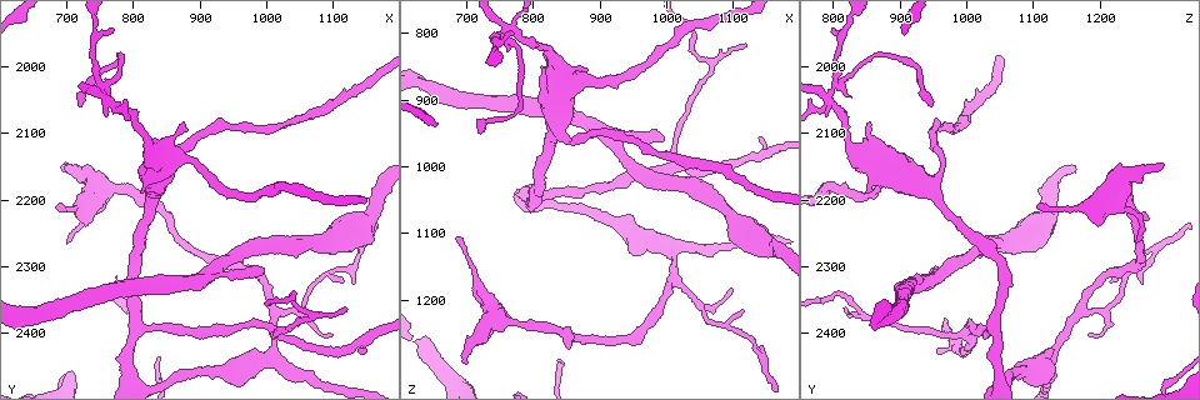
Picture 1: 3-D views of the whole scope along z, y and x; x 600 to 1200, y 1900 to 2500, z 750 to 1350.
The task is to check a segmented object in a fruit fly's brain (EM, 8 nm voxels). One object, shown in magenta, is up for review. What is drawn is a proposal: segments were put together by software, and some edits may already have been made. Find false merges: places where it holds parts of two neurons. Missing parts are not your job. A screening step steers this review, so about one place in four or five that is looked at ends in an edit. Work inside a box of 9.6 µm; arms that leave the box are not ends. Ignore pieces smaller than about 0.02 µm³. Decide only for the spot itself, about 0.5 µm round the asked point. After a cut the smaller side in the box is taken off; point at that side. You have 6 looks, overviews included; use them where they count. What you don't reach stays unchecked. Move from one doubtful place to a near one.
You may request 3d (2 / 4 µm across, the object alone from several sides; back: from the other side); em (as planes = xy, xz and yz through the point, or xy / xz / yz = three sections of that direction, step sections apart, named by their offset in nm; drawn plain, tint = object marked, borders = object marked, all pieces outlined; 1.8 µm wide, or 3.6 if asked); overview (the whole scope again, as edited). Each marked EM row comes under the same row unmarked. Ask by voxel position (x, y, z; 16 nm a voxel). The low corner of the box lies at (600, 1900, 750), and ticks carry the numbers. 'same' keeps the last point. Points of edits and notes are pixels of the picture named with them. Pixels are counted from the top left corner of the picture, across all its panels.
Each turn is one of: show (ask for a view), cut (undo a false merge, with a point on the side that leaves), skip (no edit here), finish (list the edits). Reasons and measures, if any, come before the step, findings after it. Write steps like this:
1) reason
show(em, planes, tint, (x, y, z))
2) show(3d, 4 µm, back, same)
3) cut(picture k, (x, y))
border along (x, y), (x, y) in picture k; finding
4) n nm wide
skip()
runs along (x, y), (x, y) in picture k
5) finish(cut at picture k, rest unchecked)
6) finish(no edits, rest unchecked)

show(em, planes, tint, (760, 2045, 790))

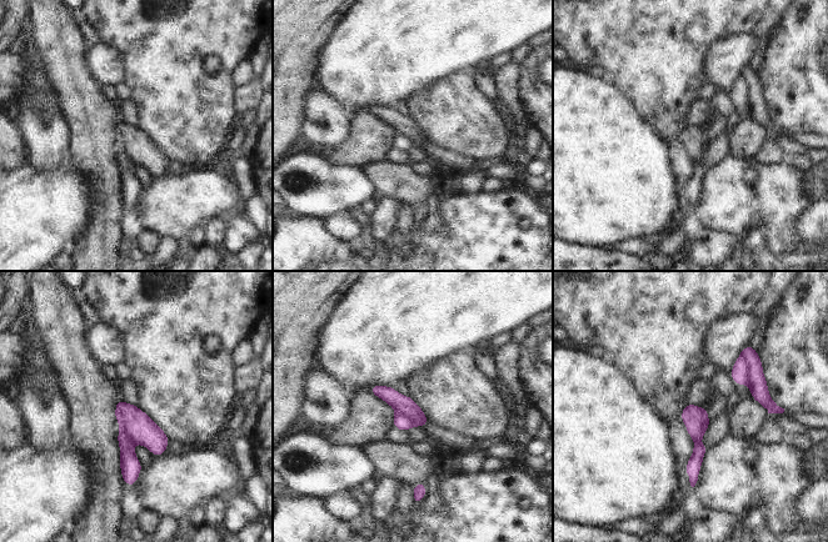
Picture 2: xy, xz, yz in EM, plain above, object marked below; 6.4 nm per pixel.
160 nm wide
cut(picture 2, (400, 422))
border along (395, 412), (405, 416), (414, 425) in picture 2; two neurons meet here

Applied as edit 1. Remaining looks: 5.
show(overview)

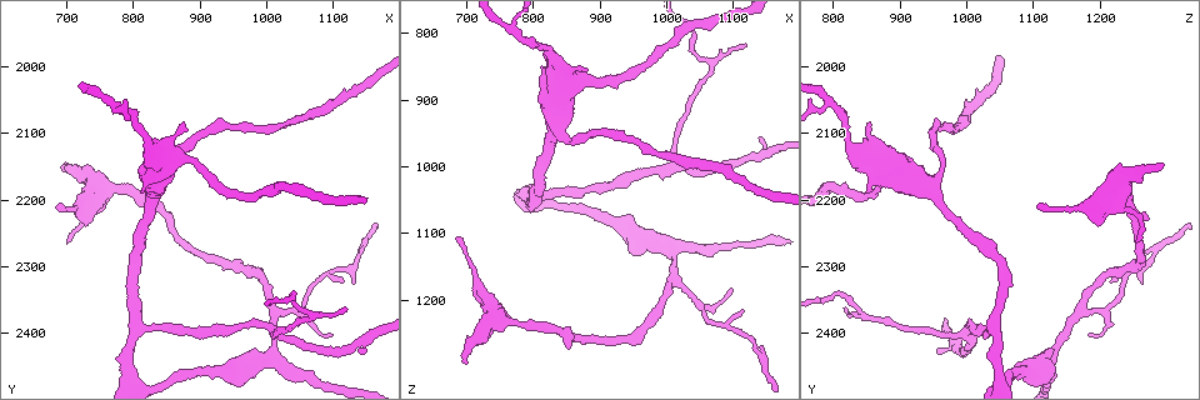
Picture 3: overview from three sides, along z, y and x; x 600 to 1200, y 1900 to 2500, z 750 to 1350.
sudden change in width
show(3d, 4 µm, (850, 2120, 865))

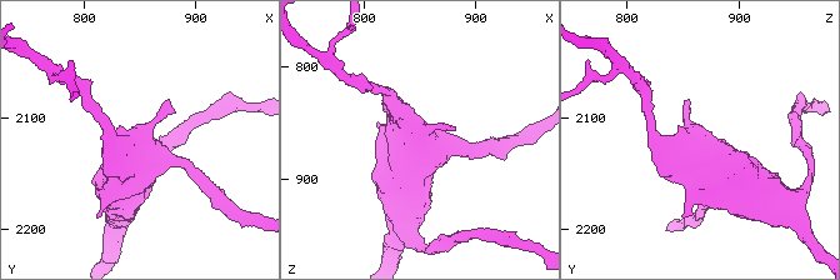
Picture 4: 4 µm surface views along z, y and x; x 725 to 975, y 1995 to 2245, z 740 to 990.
show(em, 3.6 µm, xy, step 8, tint, (850, 2124, 864))

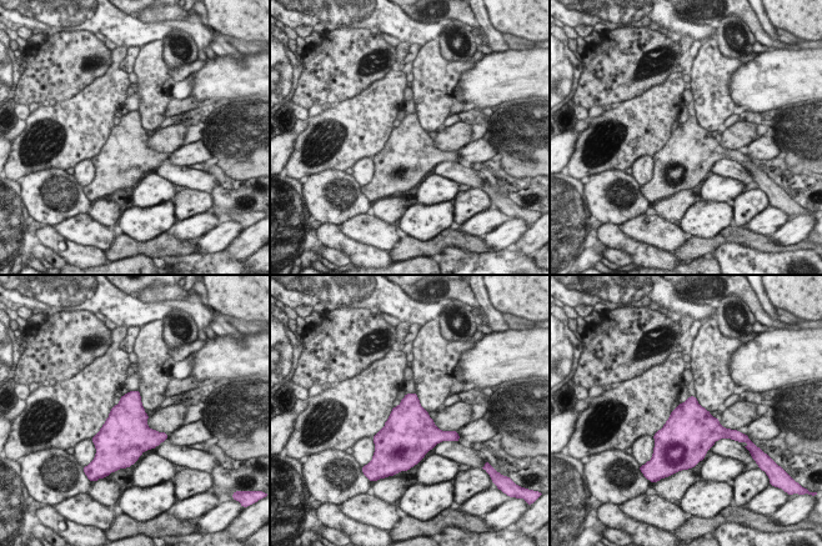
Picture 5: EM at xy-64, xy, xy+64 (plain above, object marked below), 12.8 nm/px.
show(em, 3.6 µm, planes, tint, same)

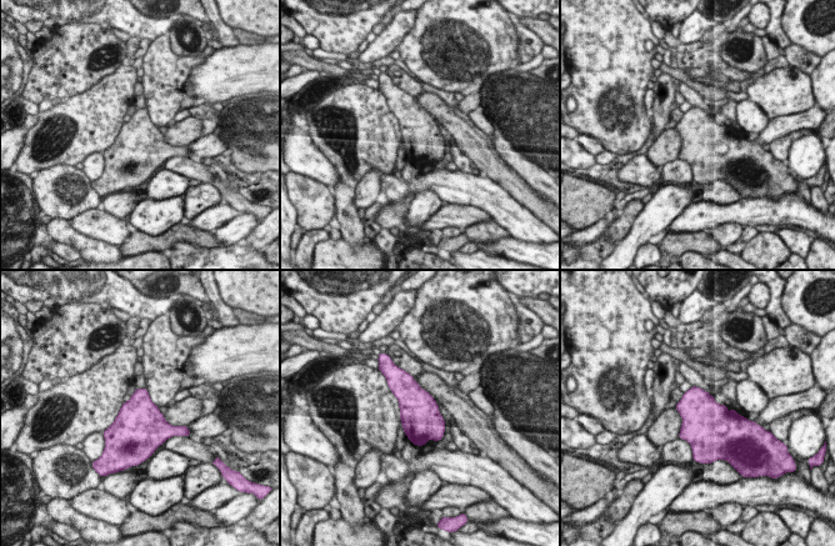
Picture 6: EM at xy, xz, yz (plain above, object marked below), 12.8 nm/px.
skip()
all the same neuron

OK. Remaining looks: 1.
finish(cut at picture 2, rest unchecked)

